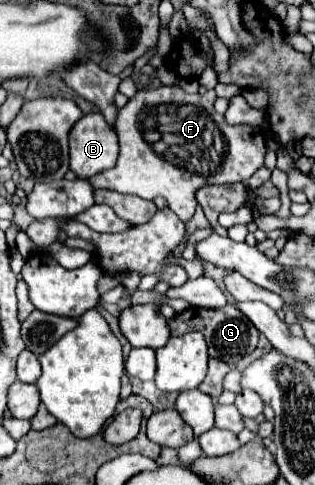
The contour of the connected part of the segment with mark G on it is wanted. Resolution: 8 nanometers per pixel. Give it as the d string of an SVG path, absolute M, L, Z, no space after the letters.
M227 303L223 309L199 309L199 307L189 307L183 313L177 313L173 319L169 319L169 327L171 327L171 335L179 337L187 331L199 331L205 335L205 341L209 345L209 357L221 359L227 365L235 367L235 363L251 353L257 347L259 341L259 331L255 329L255 325L231 303Z

